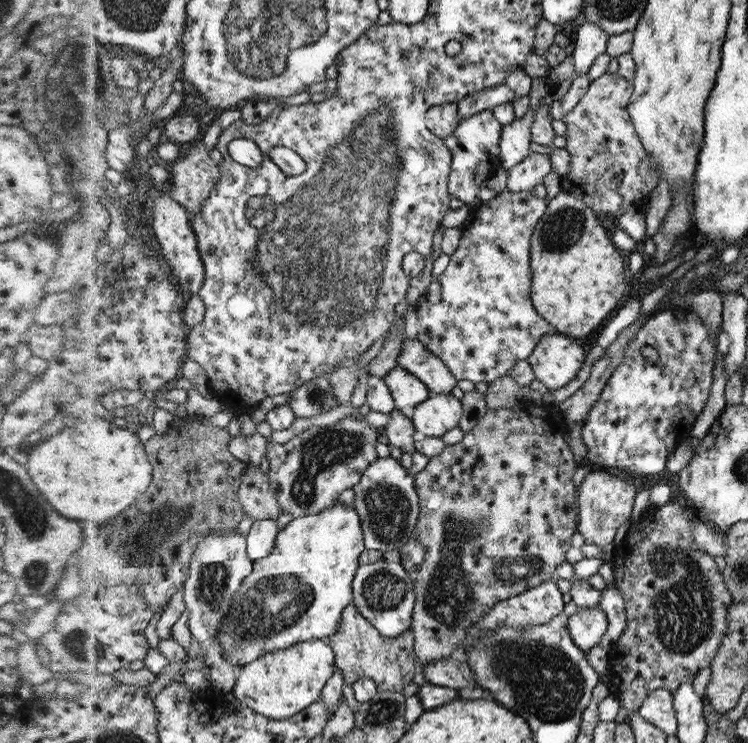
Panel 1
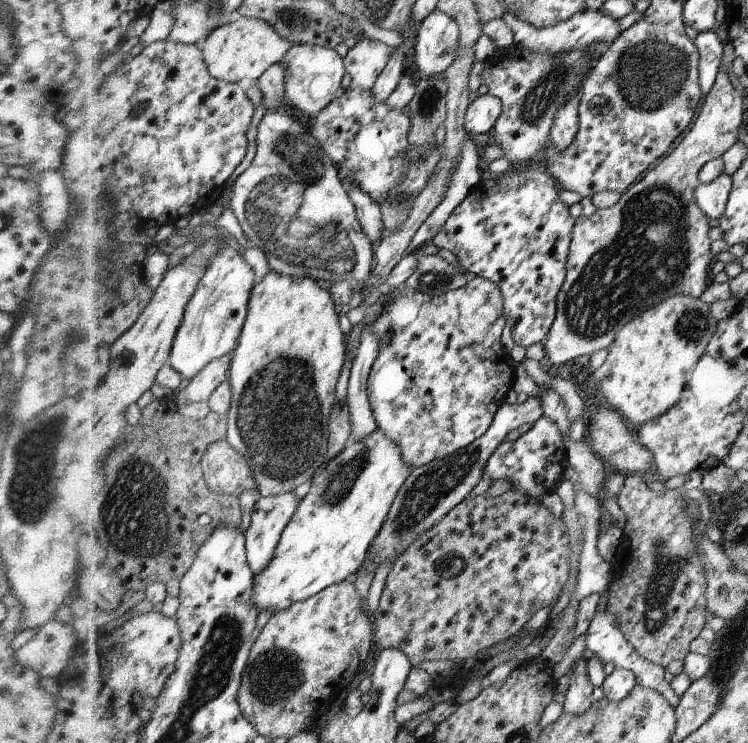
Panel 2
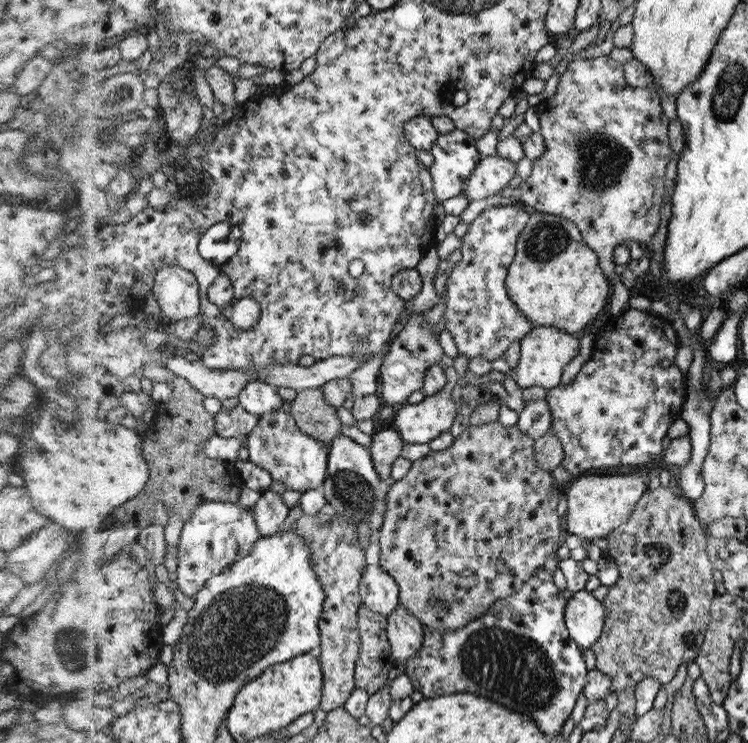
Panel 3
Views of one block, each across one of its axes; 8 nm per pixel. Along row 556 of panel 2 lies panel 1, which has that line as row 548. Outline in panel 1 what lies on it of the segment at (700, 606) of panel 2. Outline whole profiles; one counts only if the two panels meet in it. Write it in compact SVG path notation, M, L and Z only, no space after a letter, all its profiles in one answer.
M667 502L664 506L660 506L656 512L648 514L638 526L634 526L634 532L630 534L630 540L632 540L632 548L630 548L629 562L627 562L628 576L630 578L624 578L616 574L616 589L621 593L622 599L624 599L625 611L626 611L626 628L620 635L620 638L613 643L609 648L609 656L613 663L613 670L616 672L616 676L622 680L618 686L618 699L623 708L623 715L619 718L618 724L621 722L629 722L631 716L637 712L642 703L645 702L650 692L657 690L657 688L669 690L671 693L677 691L681 687L681 684L693 680L696 673L702 668L708 668L709 664L713 662L713 655L717 654L720 650L721 640L724 639L725 632L728 631L728 616L729 608L732 607L732 598L730 598L730 592L726 590L725 578L722 578L718 566L714 564L712 556L704 554L704 551L697 547L697 541L694 540L692 524L690 520L692 514L688 514L686 508L682 508L679 503Z

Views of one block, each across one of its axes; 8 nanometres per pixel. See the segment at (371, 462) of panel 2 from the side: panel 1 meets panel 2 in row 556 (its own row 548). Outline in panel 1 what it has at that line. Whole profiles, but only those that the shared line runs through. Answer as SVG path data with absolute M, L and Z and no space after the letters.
M337 502L334 508L322 514L290 522L281 529L273 554L255 561L253 574L234 597L233 610L218 638L225 649L225 658L239 664L241 670L271 652L286 650L308 640L331 638L340 626L342 611L353 600L358 557L364 550L362 526L353 506Z

